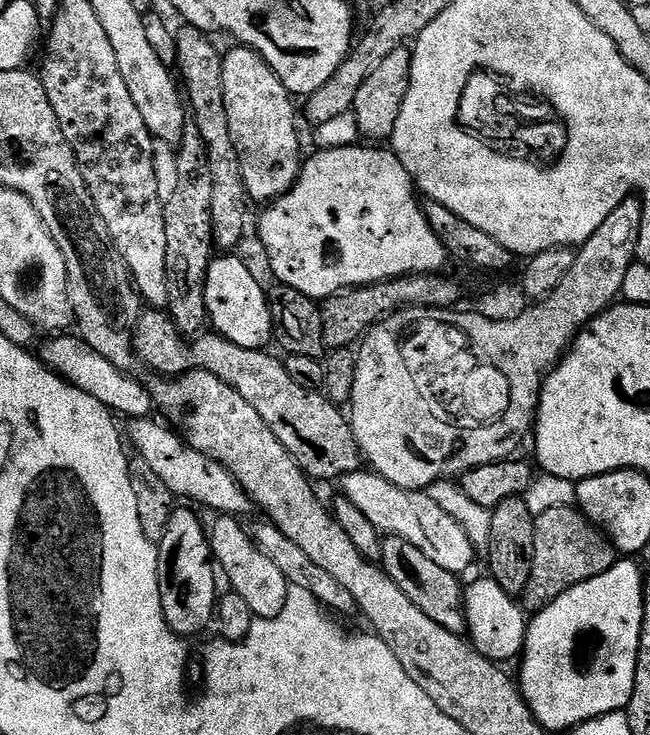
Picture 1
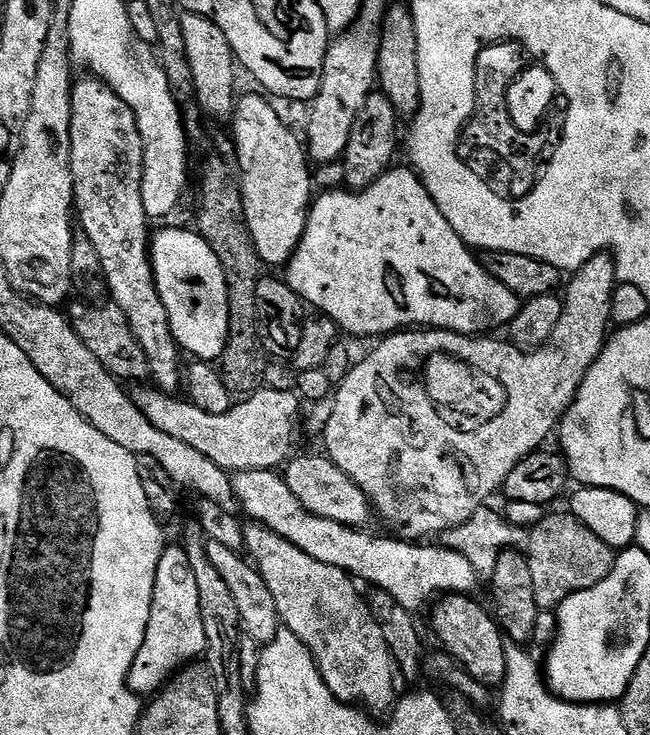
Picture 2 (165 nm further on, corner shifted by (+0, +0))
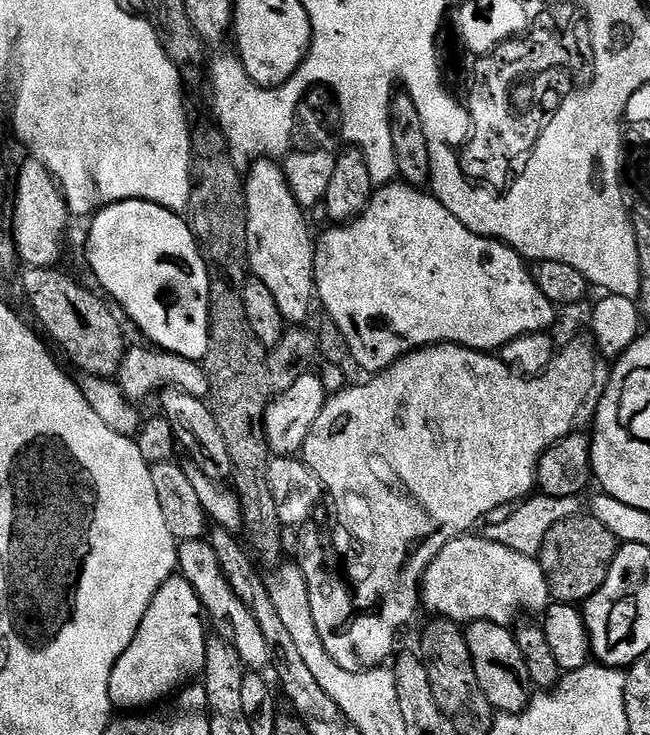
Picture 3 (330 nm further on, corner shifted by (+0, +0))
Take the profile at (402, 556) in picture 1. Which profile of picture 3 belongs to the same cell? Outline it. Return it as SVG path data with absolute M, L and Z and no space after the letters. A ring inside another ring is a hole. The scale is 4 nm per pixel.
M473 620L464 632L470 646L470 658L482 686L482 694L492 703L493 709L500 714L515 714L528 709L534 689L530 682L530 670L526 670L526 658L518 650L515 635L505 625L491 624L485 620Z

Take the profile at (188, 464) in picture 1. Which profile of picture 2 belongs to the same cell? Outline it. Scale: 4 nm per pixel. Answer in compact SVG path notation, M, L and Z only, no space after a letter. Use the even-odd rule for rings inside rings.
M267 468L237 472L232 476L232 489L237 505L244 507L249 521L266 525L274 534L282 534L282 538L294 542L294 546L310 554L310 558L326 562L326 566L338 566L357 581L365 580L368 586L386 590L386 594L402 602L410 613L419 613L419 608L427 609L437 598L449 594L475 593L478 577L469 559L462 554L443 546L431 548L428 542L409 542L391 535L371 536L364 532L368 530L330 522L330 518L318 518L294 498L279 471Z

